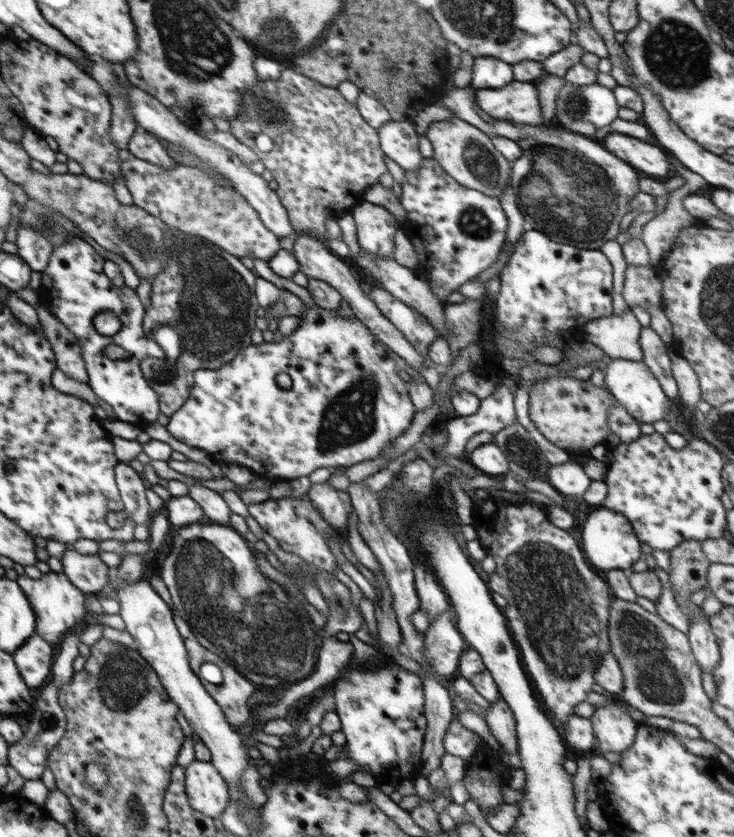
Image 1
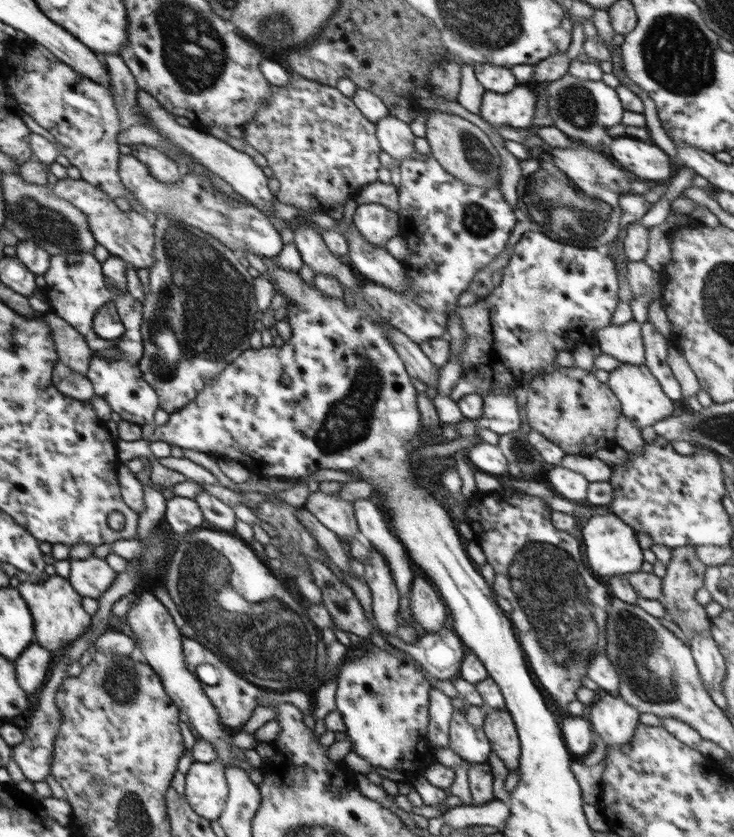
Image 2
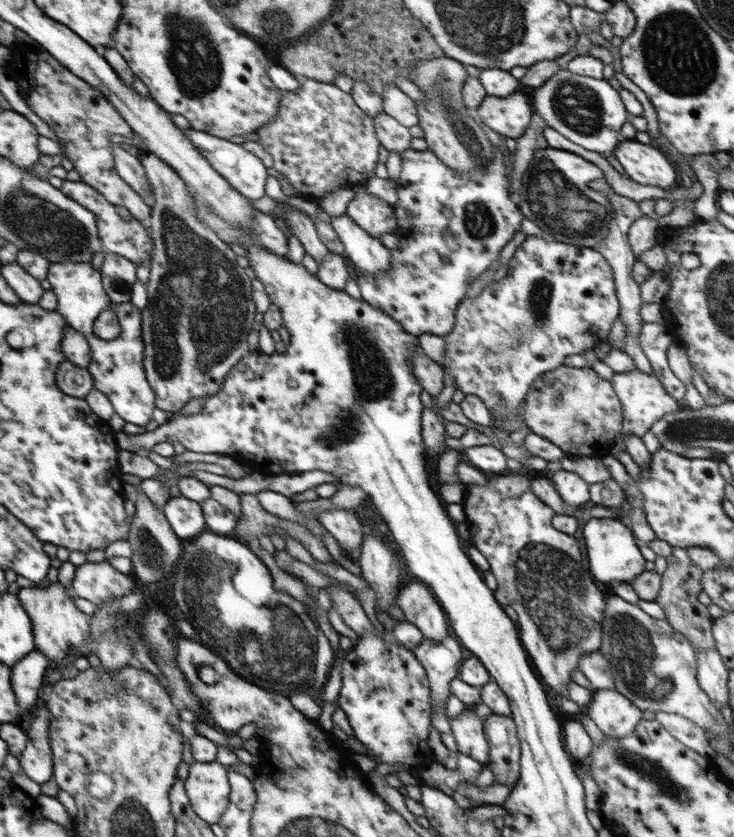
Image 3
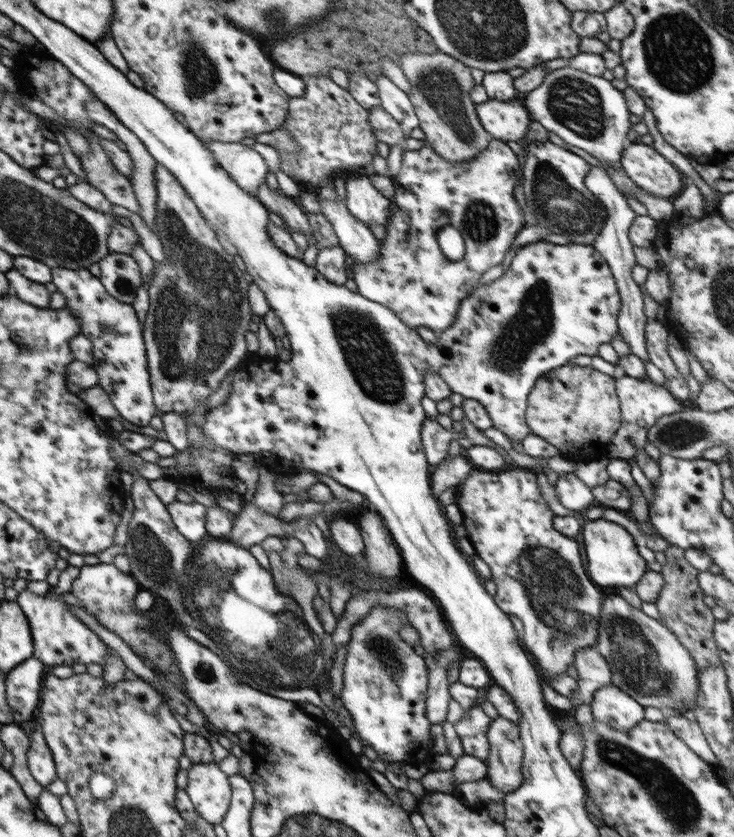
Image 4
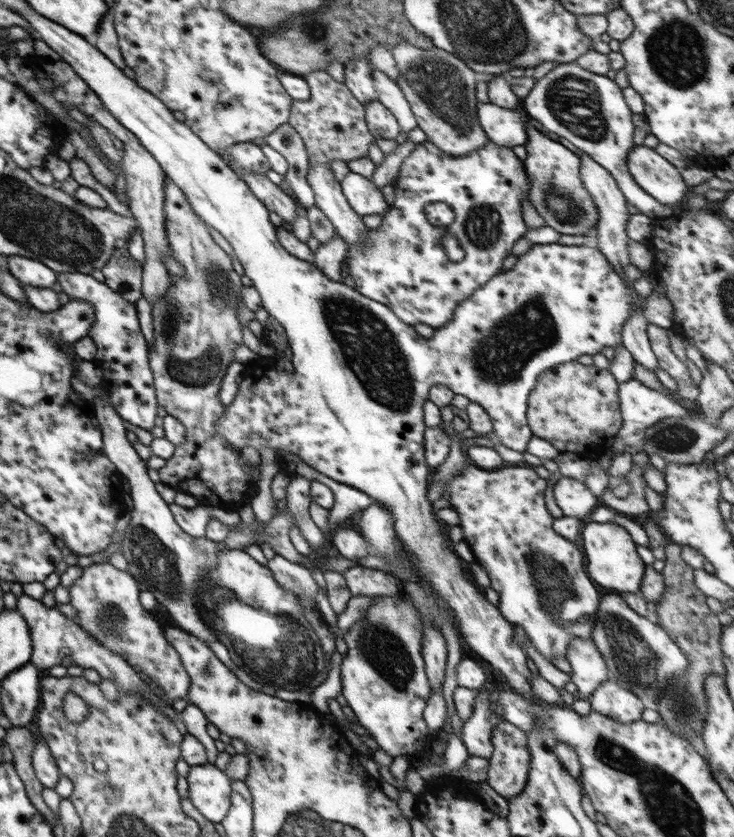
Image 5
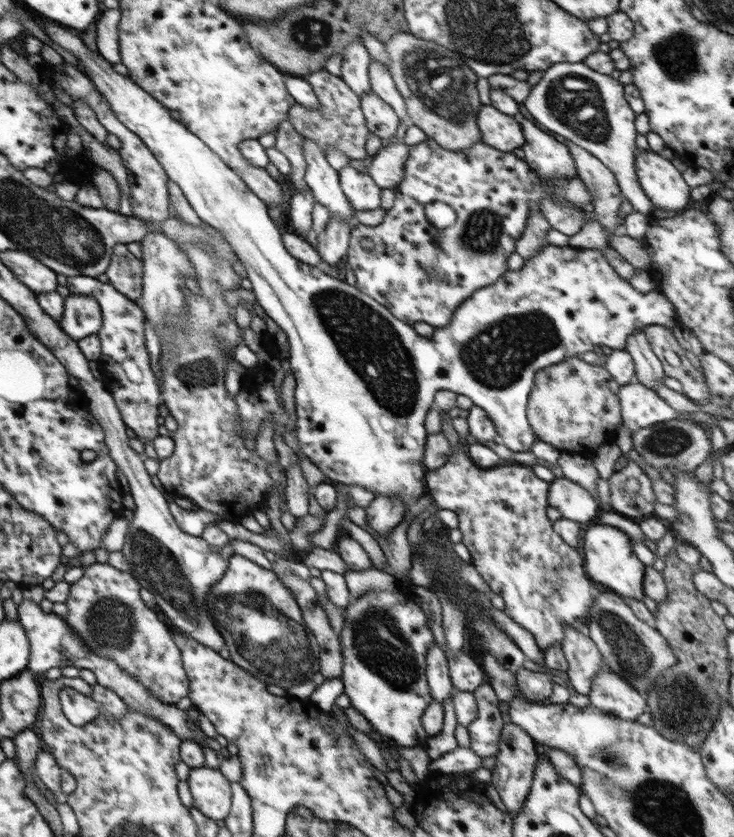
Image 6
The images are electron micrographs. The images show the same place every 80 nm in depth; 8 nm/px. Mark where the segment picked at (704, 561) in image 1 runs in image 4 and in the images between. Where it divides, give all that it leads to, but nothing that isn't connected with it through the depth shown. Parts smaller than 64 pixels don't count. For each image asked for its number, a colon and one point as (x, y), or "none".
2: (685, 572)
3: (681, 584)
4: (681, 606)

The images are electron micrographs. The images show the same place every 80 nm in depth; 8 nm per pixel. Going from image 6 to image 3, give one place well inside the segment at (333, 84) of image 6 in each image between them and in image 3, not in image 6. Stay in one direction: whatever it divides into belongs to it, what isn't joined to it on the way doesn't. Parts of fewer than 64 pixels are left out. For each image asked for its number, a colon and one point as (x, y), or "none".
3: (320, 140)
4: (333, 132)
5: (332, 124)

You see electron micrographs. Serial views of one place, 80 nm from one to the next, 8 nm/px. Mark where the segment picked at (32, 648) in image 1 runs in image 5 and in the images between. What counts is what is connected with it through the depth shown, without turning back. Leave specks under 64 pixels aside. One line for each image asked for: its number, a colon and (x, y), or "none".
2: (32, 665)
3: (27, 675)
4: (23, 683)
5: (20, 691)

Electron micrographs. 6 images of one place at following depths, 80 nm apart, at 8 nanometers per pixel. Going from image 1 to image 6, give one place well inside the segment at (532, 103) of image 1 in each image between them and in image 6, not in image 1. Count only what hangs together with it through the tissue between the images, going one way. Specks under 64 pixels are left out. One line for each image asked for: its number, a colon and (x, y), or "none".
2: (517, 108)
3: (510, 116)
4: (505, 121)
5: (507, 128)
6: (500, 131)

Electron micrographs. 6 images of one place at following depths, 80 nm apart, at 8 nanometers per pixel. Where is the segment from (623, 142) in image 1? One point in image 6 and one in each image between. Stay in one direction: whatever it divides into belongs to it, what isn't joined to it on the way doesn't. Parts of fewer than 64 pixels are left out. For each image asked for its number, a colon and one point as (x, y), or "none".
2: (646, 162)
3: (645, 164)
4: (651, 171)
5: (658, 177)
6: (664, 185)

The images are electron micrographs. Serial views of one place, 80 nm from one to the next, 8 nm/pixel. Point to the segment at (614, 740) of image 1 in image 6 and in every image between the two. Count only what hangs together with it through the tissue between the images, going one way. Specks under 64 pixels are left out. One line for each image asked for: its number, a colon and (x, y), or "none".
2: (613, 719)
3: (616, 716)
4: (611, 705)
5: (611, 699)
6: (609, 692)

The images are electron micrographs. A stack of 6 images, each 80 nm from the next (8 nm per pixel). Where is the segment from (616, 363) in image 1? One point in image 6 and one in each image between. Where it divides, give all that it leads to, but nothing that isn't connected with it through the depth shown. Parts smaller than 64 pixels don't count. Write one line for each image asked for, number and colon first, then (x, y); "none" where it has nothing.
2: (643, 401)
3: (644, 400)
4: (643, 402)
5: (641, 407)
6: (641, 407)

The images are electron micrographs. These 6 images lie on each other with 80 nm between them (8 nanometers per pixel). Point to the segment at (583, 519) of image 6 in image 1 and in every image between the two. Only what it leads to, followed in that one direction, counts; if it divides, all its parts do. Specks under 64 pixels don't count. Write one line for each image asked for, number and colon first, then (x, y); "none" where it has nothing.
1: (569, 479)
2: (573, 486)
3: (574, 491)
4: (574, 495)
5: (574, 498)

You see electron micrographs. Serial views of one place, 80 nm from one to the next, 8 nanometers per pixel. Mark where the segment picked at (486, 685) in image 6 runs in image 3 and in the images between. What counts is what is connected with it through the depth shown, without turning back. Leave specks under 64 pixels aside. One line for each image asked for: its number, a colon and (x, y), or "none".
3: (467, 728)
4: (471, 729)
5: (477, 731)

